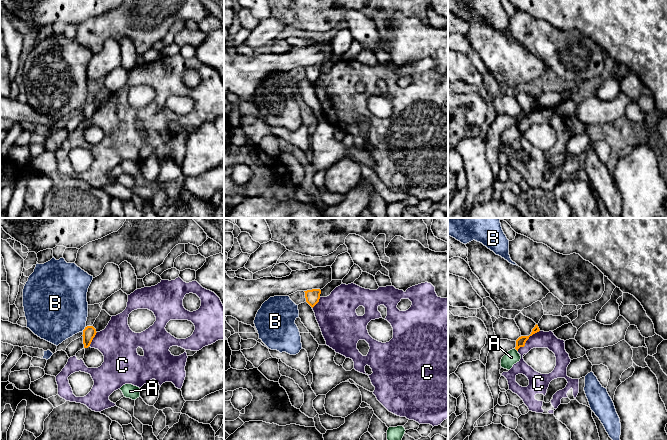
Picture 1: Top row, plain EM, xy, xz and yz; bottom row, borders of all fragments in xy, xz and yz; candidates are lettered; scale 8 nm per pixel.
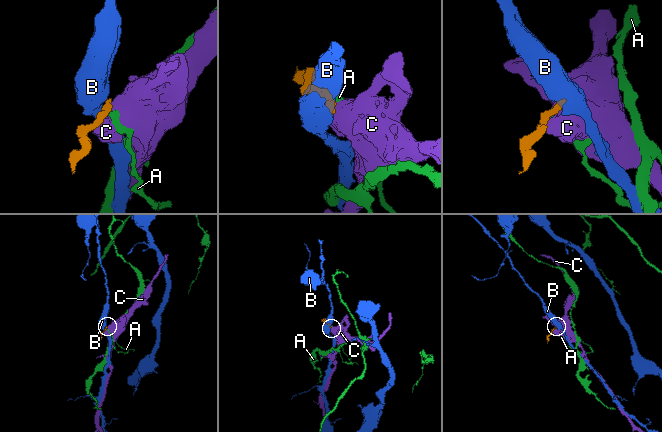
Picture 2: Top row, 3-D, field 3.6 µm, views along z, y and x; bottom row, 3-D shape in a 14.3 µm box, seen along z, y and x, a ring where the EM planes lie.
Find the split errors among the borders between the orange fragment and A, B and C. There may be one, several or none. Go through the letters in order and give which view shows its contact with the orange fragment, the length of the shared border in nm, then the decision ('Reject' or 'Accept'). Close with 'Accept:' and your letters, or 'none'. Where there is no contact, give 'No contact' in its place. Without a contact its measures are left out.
A: Touches orange in yz. Shared border 40 nm. Reject
B: Touches orange in xy. Shared border 50 nm. Reject
C: Touches orange in yz. Shared border 240 nm. Reject
Accept: none

